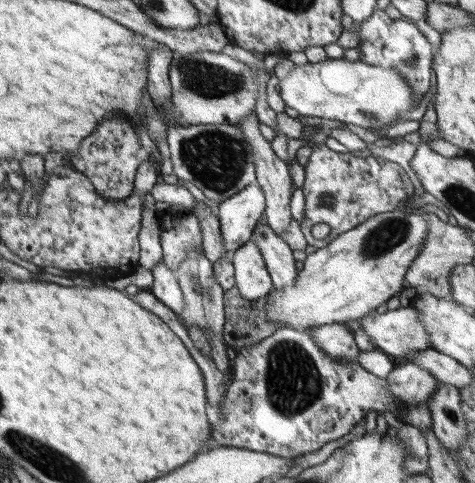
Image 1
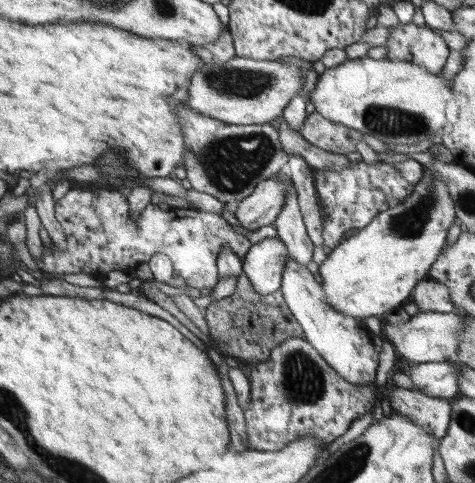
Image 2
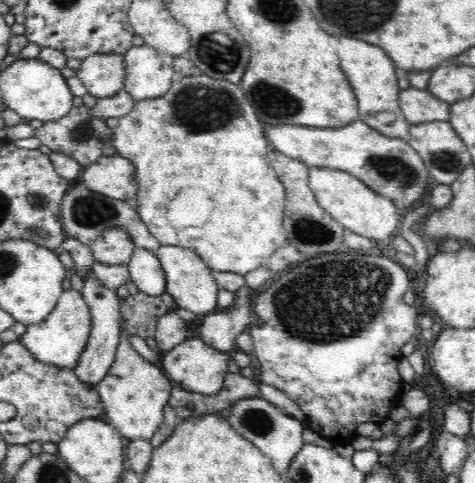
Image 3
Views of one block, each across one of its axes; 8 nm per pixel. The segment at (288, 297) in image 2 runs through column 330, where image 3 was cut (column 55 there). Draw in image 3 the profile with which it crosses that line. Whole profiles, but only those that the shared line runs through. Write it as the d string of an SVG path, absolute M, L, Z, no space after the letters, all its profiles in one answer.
M66 290L58 298L58 304L54 306L52 314L44 322L30 326L26 334L20 336L20 342L44 364L76 370L78 356L82 354L88 338L90 338L90 308L86 306L82 294L78 294L76 290Z

